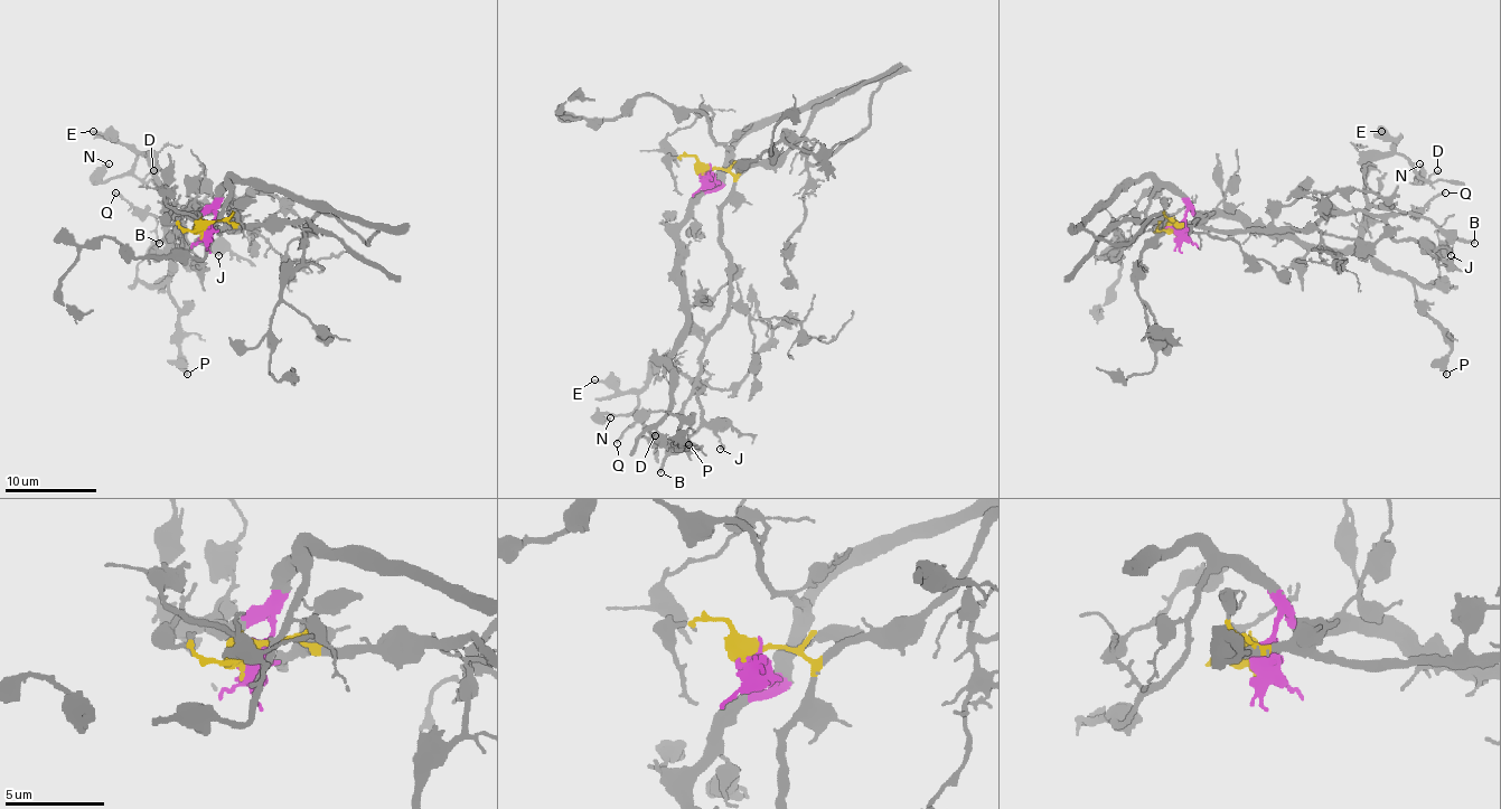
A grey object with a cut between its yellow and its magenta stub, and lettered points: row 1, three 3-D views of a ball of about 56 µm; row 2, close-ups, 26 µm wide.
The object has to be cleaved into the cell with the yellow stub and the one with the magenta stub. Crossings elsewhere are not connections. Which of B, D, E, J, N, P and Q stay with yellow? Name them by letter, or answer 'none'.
B, J, Q

